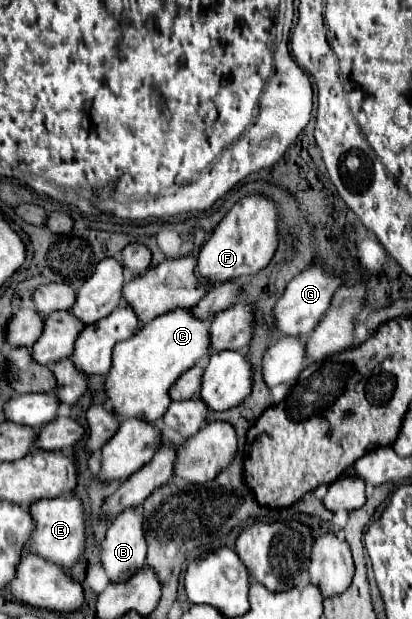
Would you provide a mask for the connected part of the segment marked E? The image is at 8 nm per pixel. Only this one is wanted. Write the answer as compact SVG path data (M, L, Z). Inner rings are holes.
M61 495L53 499L39 499L31 505L31 515L35 515L35 535L31 539L31 553L43 555L43 559L51 559L65 569L71 569L77 561L85 557L87 545L87 529L85 529L85 511L83 503L75 495Z

